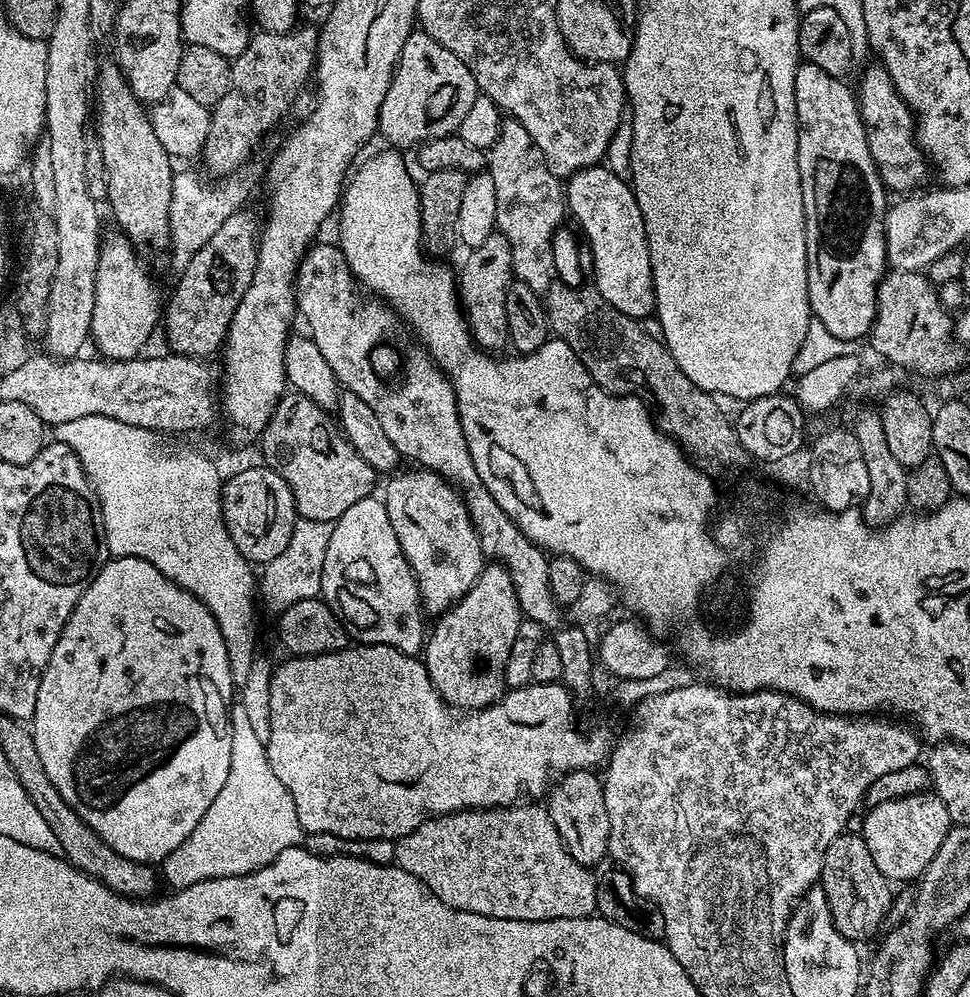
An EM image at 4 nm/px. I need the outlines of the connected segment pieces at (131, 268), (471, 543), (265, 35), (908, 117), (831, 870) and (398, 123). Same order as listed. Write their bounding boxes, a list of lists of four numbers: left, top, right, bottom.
[[90,235,162,361],[382,466,486,614],[202,23,316,178],[858,62,930,194],[818,831,893,942],[378,30,478,150]]

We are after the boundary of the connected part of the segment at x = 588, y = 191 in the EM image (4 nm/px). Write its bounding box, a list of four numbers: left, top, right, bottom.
[566,166,656,321]

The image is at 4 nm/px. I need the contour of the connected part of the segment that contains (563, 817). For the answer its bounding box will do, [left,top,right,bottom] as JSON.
[546,770,610,866]

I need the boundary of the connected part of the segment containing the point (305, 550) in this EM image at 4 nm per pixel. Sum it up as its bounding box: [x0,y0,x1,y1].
[258,517,334,614]

